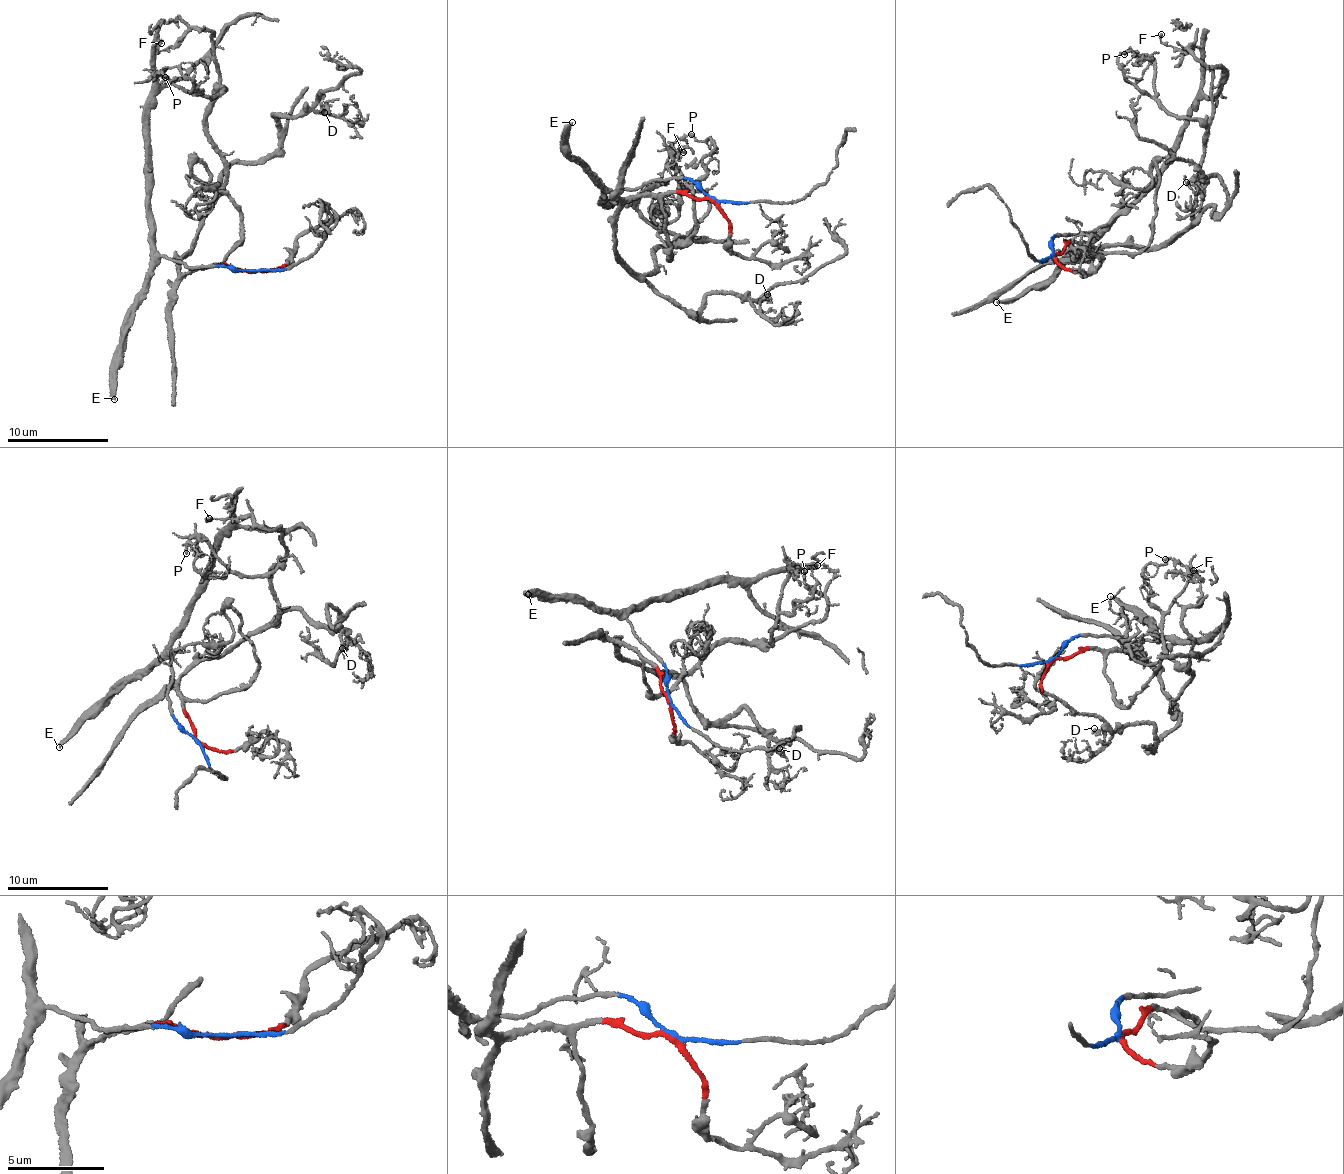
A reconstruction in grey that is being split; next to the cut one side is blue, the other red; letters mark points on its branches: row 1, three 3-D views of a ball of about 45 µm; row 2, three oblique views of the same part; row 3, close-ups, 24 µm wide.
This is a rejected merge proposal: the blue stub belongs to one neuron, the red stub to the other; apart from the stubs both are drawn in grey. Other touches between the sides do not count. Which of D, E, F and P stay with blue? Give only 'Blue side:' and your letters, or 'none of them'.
Blue side: E

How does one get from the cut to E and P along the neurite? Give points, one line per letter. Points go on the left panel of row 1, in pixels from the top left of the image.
E: (253, 270), (210, 263), (188, 267), (163, 257), (156, 262), (111, 371), (115, 386), (114, 398)
P: (253, 273), (179, 269), (220, 194), (207, 103), (222, 88), (210, 99), (155, 75), (165, 77)

